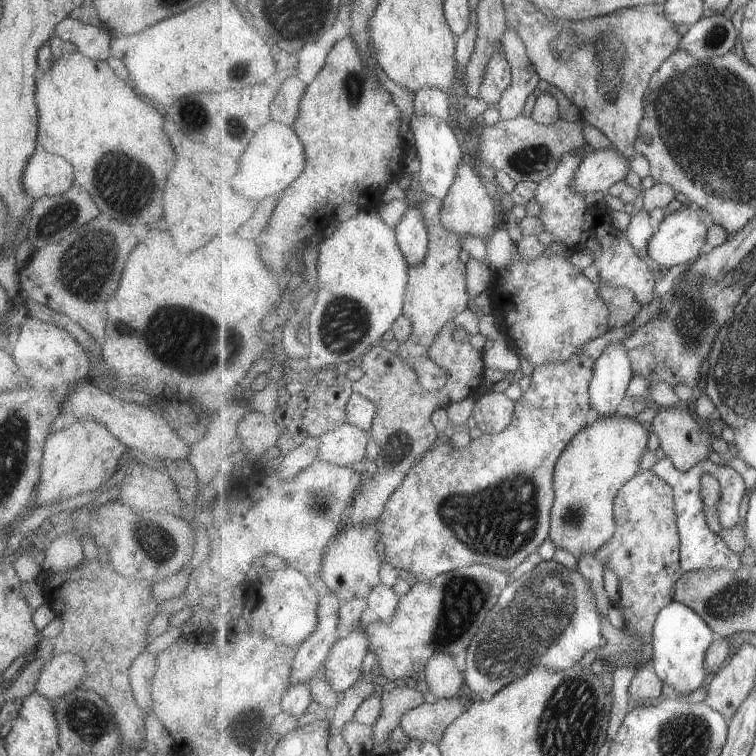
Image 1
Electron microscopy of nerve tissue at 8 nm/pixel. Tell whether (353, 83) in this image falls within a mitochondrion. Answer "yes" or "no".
yes

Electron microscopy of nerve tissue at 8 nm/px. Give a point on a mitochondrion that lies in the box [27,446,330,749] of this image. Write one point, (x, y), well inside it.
(88, 722)

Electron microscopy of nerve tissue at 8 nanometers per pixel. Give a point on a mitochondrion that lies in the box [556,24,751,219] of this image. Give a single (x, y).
(716, 38)

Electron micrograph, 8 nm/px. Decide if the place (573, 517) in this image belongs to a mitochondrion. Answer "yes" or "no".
yes

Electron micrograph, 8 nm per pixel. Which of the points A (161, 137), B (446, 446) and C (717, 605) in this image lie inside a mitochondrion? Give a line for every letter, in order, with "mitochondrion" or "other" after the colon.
A: other
B: other
C: mitochondrion

